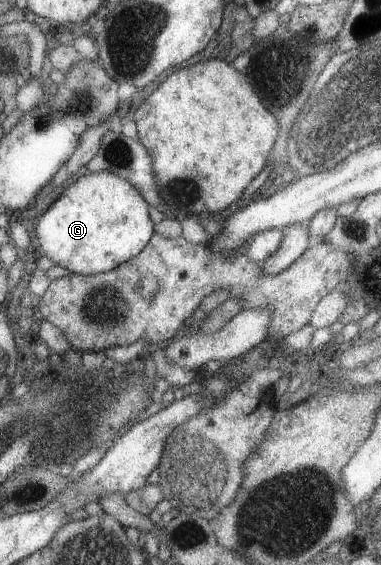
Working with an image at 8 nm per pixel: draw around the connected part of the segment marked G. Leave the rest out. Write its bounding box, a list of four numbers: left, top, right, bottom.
[35,170,154,276]

